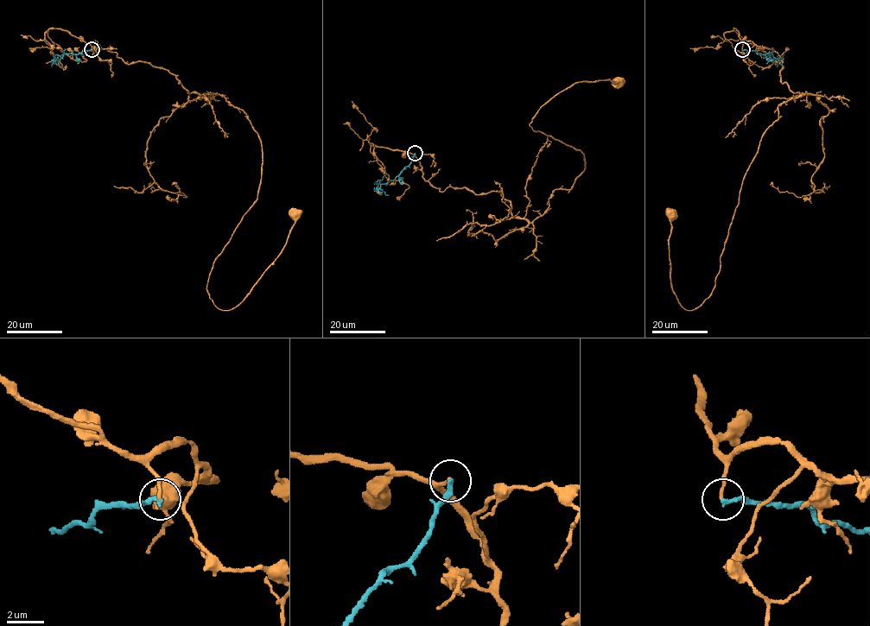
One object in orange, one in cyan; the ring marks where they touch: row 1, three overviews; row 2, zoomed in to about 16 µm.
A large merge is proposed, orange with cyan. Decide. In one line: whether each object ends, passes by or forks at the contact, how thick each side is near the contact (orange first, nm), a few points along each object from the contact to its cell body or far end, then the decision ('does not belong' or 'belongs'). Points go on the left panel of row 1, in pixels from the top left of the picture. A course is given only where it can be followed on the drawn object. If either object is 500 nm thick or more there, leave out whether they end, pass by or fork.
orange ends; cyan ends; calibres 160 and 240 nm; course orange (92, 50), (222, 95), (257, 134), (256, 201), (214, 262), (215, 306), (238, 305), (295, 214); course cyan (92, 50), (64, 53), (57, 60), (66, 54); does not belong

